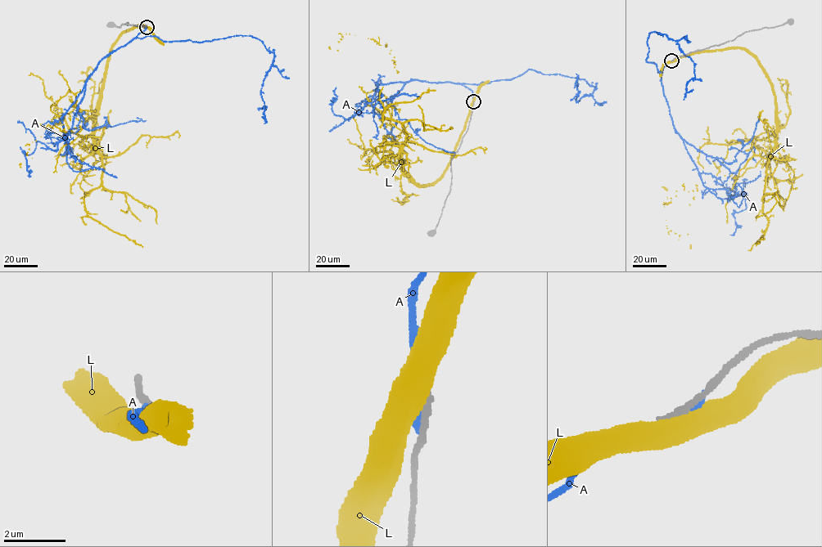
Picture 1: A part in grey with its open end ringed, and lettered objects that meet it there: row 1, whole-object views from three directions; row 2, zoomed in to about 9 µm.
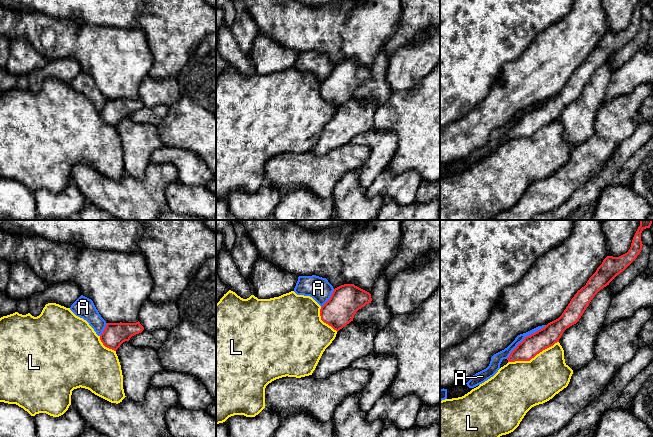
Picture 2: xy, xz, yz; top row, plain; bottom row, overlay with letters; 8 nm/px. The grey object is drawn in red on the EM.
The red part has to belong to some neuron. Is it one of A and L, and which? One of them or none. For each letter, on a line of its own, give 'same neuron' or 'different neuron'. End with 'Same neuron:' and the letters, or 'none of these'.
A: different neuron
L: different neuron
Same neuron: none of these

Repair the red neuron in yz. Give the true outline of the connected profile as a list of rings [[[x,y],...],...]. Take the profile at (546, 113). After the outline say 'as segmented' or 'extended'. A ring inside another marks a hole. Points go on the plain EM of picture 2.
[[[640,0],[628,28],[619,33],[607,32],[586,61],[577,67],[562,91],[544,104],[525,113],[509,133],[502,136],[500,144],[508,138],[530,137],[543,126],[559,118],[563,108],[579,97],[594,72],[637,34],[643,22],[641,9],[650,2],[651,0]]]; extended

